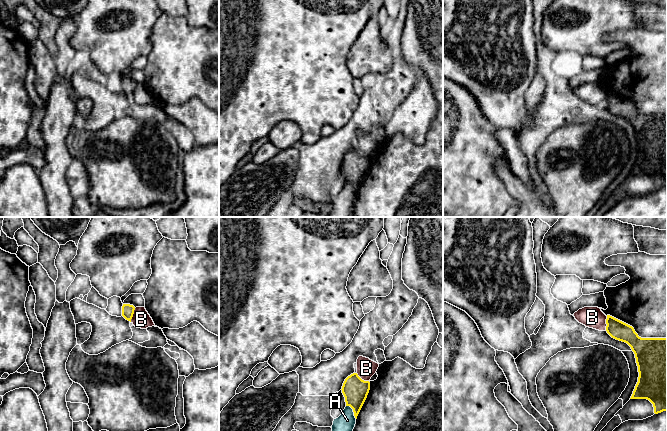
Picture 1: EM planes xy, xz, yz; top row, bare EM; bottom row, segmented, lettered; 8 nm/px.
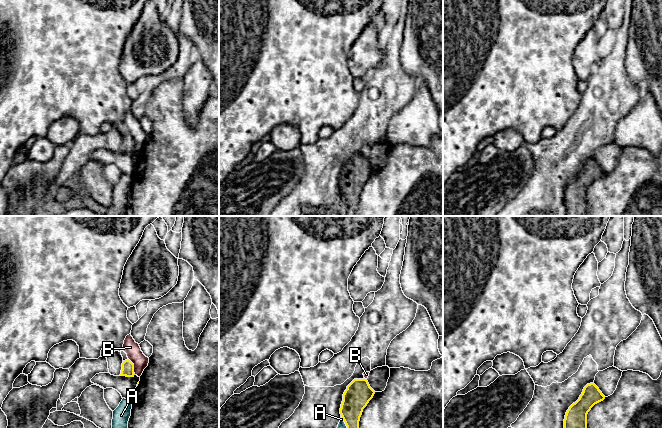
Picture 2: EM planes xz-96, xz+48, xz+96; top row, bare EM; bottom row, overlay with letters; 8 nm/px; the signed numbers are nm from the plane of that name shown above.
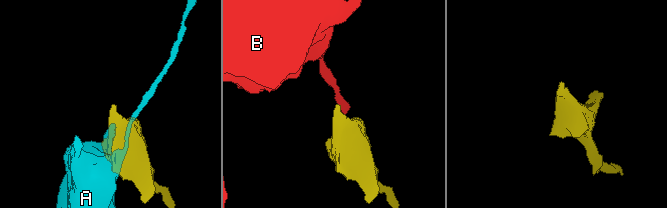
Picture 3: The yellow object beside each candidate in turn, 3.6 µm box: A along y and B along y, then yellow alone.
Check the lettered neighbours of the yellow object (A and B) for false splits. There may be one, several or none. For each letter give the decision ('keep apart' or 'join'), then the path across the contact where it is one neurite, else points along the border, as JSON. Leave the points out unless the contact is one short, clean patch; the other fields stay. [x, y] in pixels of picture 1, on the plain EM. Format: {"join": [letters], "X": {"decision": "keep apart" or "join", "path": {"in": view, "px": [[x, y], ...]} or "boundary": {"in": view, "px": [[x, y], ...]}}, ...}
{"join": [], "A": {"decision": "keep apart"}, "B": {"decision": "keep apart", "boundary": {"in": "xy", "px": [[135, 84], [130, 97]]}}}

